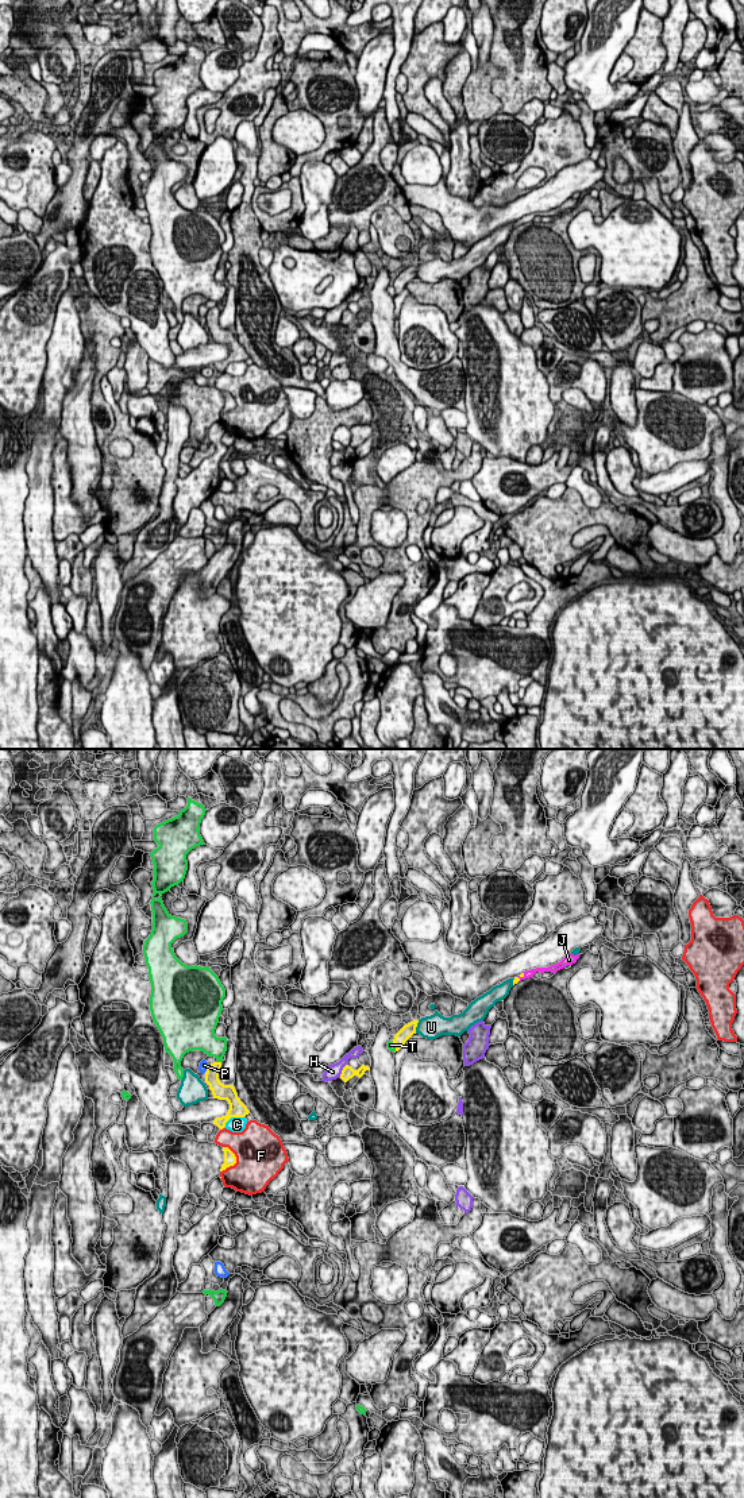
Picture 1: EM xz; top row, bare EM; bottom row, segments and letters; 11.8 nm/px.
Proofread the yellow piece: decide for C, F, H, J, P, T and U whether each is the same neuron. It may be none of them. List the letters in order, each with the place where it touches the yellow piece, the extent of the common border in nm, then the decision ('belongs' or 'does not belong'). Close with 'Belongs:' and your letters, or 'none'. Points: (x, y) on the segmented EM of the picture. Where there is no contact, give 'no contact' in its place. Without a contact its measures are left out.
C: contact xz (232, 1116); length 280 nm; does not belong
F: contact xz (235, 1162); length 340 nm; does not belong
H: contact xz (342, 1070); length 190 nm; does not belong
J: contact xz (523, 976); length 120 nm; belongs
P: contact xz (207, 1069); length 120 nm; does not belong
T: contact xz (219, 1062); length 50 nm; does not belong
U: contact xz (416, 1026); length 170 nm; does not belong
Belongs: J

